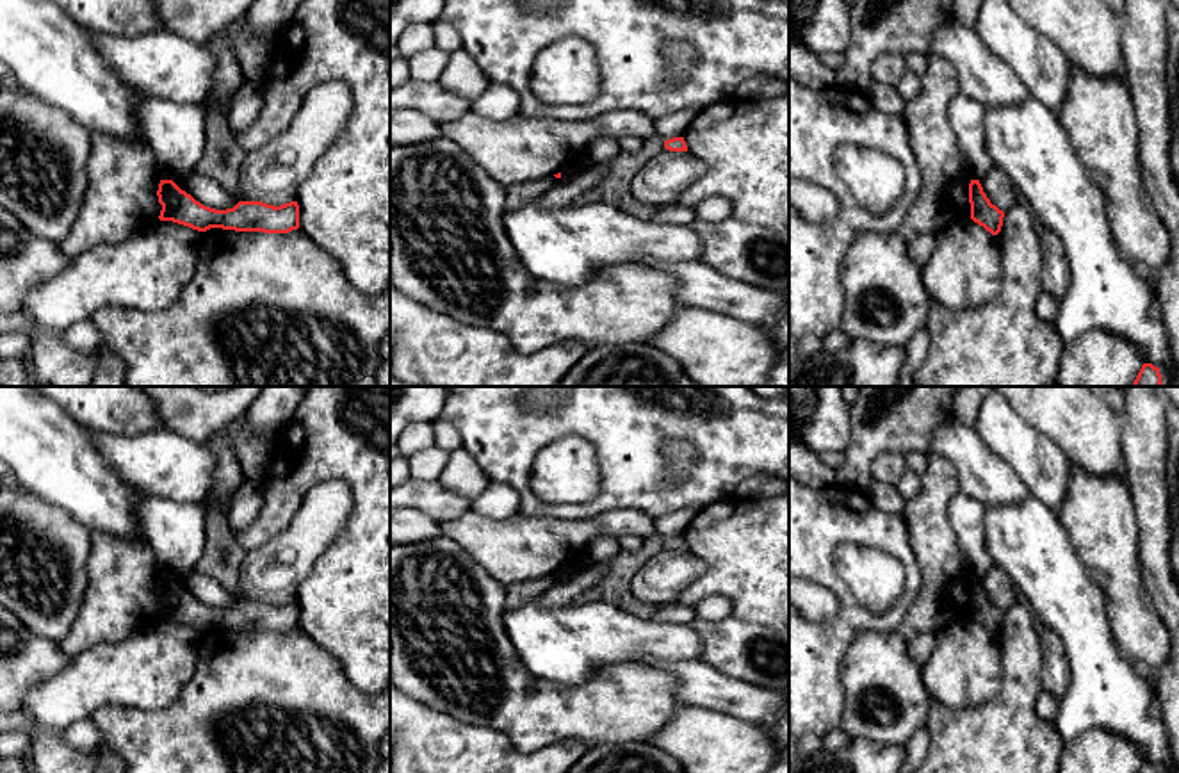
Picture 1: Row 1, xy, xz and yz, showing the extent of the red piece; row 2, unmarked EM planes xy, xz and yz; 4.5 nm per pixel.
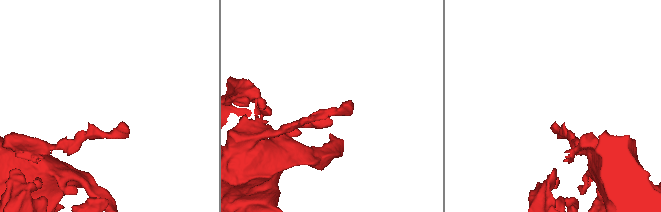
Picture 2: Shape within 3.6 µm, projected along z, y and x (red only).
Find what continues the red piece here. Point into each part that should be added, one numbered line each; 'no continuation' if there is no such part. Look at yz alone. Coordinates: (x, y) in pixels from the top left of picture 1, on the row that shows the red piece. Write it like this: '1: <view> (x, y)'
no continuation

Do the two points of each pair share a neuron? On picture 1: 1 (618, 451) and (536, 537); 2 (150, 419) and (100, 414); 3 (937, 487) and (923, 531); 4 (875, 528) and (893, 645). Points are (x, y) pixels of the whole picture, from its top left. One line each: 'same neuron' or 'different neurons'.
1: different neurons
2: same neuron
3: same neuron
4: different neurons

